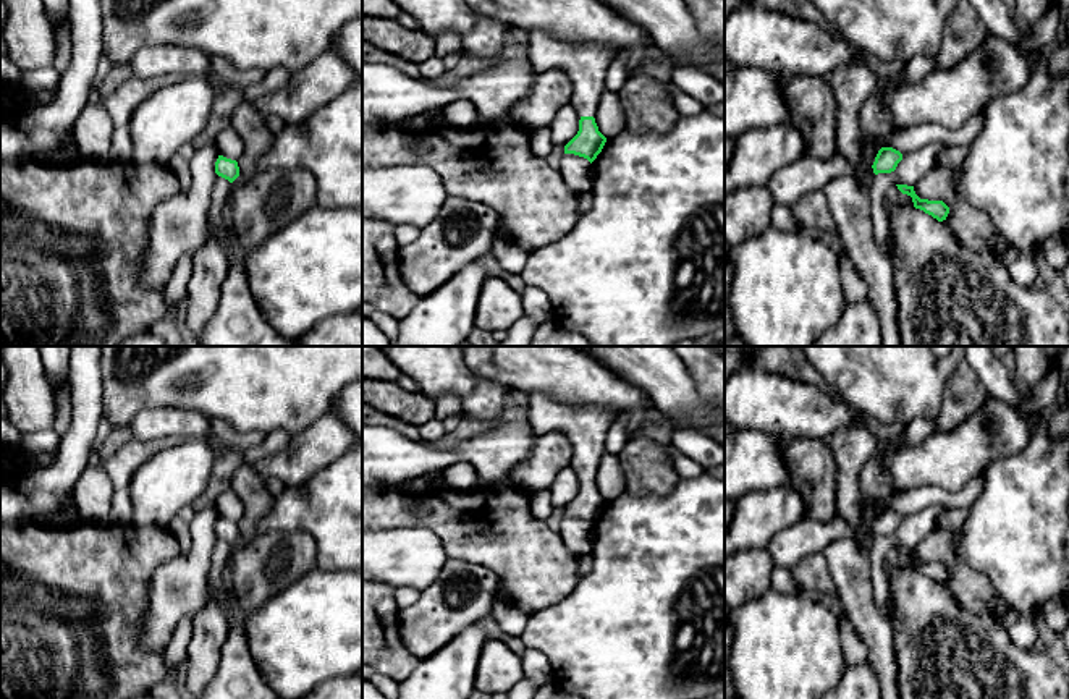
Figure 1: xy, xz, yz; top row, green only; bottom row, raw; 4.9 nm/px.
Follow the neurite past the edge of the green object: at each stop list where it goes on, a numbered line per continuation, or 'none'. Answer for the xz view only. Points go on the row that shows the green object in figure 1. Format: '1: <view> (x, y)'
1: xz (586, 65)

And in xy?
none

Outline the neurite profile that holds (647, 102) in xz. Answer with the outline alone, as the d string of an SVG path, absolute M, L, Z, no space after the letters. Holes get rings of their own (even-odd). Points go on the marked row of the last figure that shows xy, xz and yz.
M634 73L619 91L626 108L627 131L670 133L679 113L671 102L673 83L661 83L645 73Z

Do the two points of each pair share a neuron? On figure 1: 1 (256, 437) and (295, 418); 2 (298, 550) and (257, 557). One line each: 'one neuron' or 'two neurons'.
1: two neurons
2: one neuron

